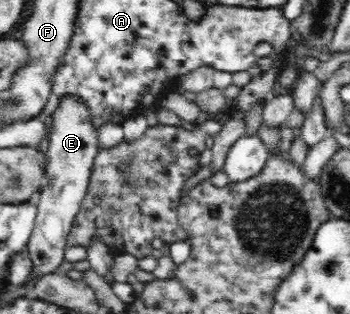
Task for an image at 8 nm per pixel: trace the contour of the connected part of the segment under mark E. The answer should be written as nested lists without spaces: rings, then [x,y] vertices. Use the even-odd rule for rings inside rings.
[[[73,95],[63,97],[52,112],[52,118],[52,129],[48,136],[49,147],[46,151],[47,183],[39,192],[36,222],[26,246],[31,259],[31,272],[27,280],[18,287],[25,286],[30,281],[36,283],[45,275],[55,273],[63,264],[67,237],[79,212],[81,201],[87,194],[94,158],[100,149],[97,131],[89,121],[87,105],[81,99]]]

